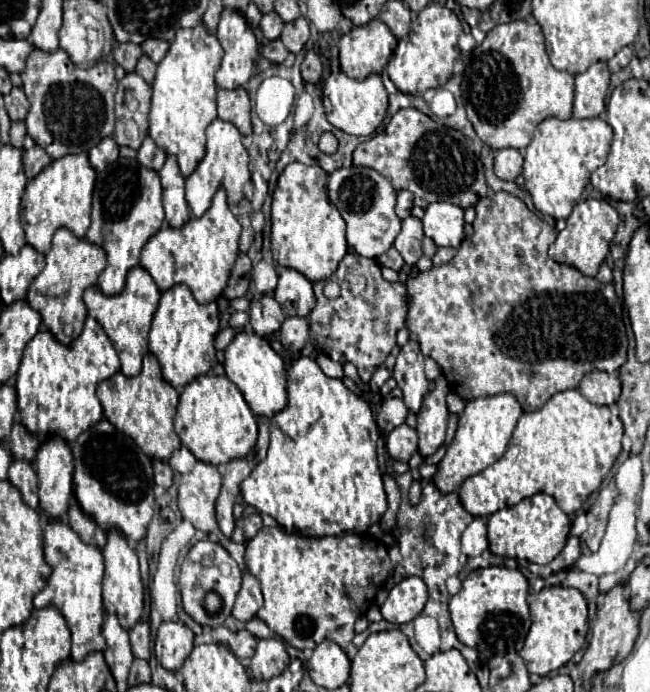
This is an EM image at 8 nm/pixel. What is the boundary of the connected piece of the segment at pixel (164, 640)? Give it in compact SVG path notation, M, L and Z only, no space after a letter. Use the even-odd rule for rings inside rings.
M163 621L155 637L157 661L169 671L181 669L193 649L193 637L193 631L181 621Z

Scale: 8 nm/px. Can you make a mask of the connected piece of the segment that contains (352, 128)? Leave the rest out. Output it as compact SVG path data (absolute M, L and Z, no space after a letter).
M335 71L325 79L323 105L327 111L327 121L333 127L337 127L349 135L367 137L383 123L383 119L387 115L387 91L381 83L379 75L369 75L367 79L357 81L357 79L347 77L343 71Z

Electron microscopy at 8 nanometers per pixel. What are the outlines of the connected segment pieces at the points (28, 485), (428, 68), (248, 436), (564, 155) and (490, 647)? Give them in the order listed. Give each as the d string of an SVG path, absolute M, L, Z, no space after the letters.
M15 459L9 467L9 477L7 477L23 495L23 501L37 509L39 507L39 495L37 495L37 473L29 461Z
M429 3L419 15L417 21L413 25L413 31L409 33L409 41L403 45L399 45L393 61L389 61L387 65L387 73L389 79L395 83L397 89L401 89L403 93L425 93L431 87L443 87L447 83L447 79L453 73L453 65L457 61L459 55L459 47L457 47L457 37L463 33L461 21L457 19L457 15L439 5L439 3Z
M201 375L179 395L175 431L181 443L199 459L211 465L247 457L257 443L257 417L245 403L239 387L225 375Z
M545 119L537 125L531 145L524 151L525 189L531 193L535 209L553 219L567 219L581 197L589 175L605 163L611 147L611 127L601 119Z
M485 567L475 569L463 581L463 587L449 601L449 611L457 639L467 647L479 651L485 659L493 655L505 655L511 649L519 651L531 627L527 607L529 583L521 571L507 567Z

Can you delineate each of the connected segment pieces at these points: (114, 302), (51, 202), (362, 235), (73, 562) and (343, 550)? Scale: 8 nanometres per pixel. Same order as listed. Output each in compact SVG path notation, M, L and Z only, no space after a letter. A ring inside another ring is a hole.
M141 265L129 269L125 289L119 295L105 295L99 287L87 287L87 291L83 295L89 315L95 317L103 325L105 333L113 341L113 345L119 353L119 359L121 359L121 373L127 377L139 375L139 371L141 371L141 359L147 353L151 317L157 309L159 297L161 297L159 287L155 285L155 281L147 273L147 269L143 269Z
M87 153L53 159L25 187L25 195L21 201L21 223L25 229L27 243L33 245L37 251L47 253L51 249L53 233L59 227L67 227L77 237L85 237L91 223L93 185L95 185L95 169L91 167Z
M345 167L335 169L329 175L329 199L339 209L347 223L347 243L363 257L377 259L395 241L401 231L401 219L395 215L395 189L375 169L367 167Z
M51 519L45 525L45 561L53 567L53 573L51 573L51 577L47 581L47 587L35 595L33 605L37 609L53 605L53 607L57 607L63 613L63 617L67 619L67 625L71 629L71 641L73 641L71 659L81 661L91 651L105 651L107 645L105 645L105 639L101 635L101 625L103 625L103 619L105 619L103 597L101 597L101 579L103 579L103 569L105 567L103 567L101 549L95 547L95 545L89 545L89 543L83 543L79 539L79 535L63 519Z
M263 527L253 539L247 541L245 563L249 567L249 573L261 581L265 597L265 603L259 609L257 617L297 649L315 649L323 639L331 639L345 649L355 635L355 621L373 603L377 591L385 587L393 571L389 549L375 537L349 533L339 537L305 539L297 535L287 535L279 527Z

